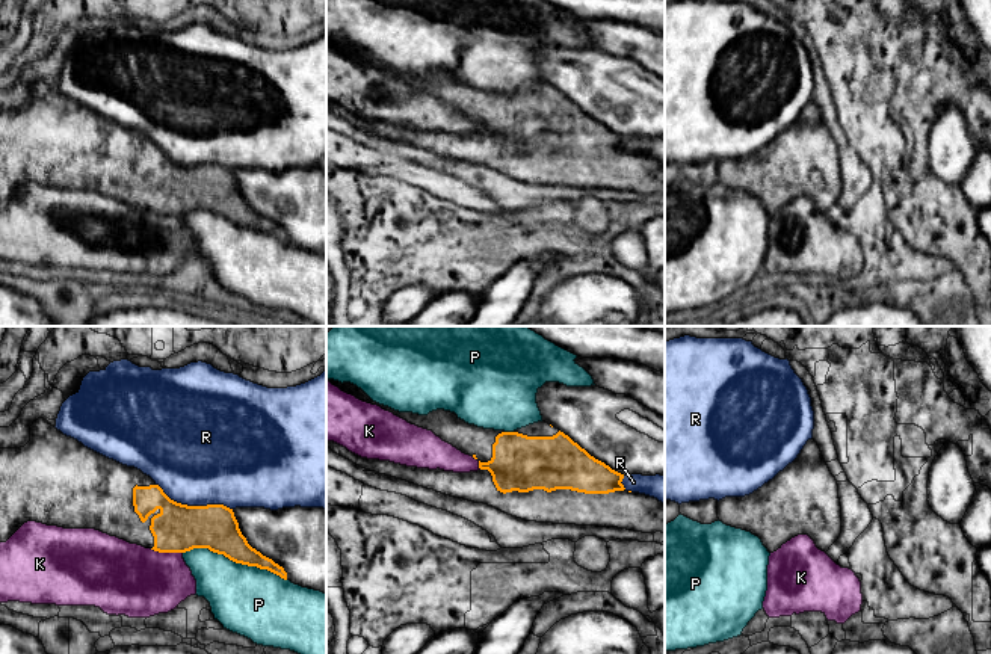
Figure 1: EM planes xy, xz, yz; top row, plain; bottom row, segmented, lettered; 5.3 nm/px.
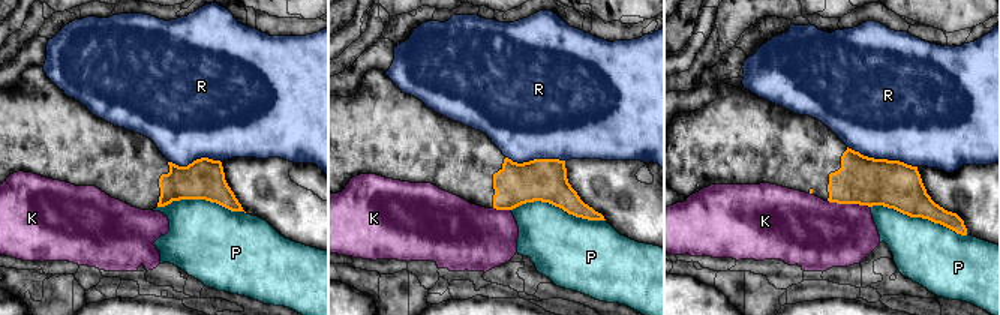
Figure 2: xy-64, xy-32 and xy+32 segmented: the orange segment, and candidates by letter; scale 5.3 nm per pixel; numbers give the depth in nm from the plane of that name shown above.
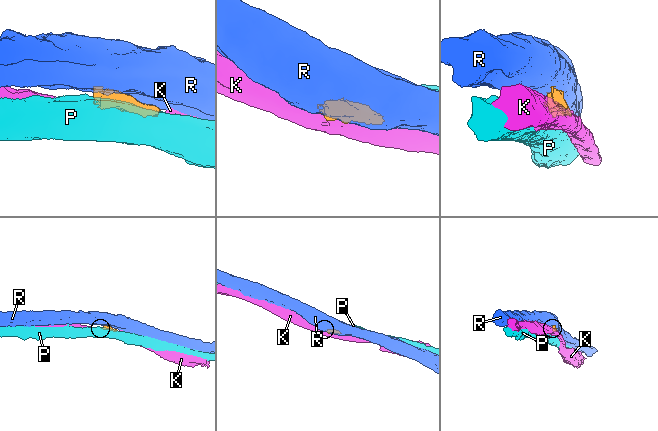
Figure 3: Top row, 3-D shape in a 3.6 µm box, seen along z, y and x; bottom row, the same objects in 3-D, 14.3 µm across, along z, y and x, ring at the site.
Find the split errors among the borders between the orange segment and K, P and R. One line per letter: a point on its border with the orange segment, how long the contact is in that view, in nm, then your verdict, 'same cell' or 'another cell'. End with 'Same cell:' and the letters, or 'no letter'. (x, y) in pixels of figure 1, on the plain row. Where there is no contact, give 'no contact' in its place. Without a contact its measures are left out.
K: xy (166, 213) | 180 nm | another cell
P: xy (234, 222) | 550 nm | another cell
R: xy (194, 168) | 440 nm | another cell
Same cell: no letter

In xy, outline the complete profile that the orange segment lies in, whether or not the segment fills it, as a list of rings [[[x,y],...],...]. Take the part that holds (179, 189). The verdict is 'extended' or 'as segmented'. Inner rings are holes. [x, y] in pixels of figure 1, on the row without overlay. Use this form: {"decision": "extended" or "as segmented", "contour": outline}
{"decision": "extended", "contour": [[[44,80],[33,83],[24,109],[0,110],[0,204],[27,183],[95,190],[159,214],[208,210],[287,242],[282,228],[248,205],[233,171],[177,165],[140,131],[85,109]]]}

